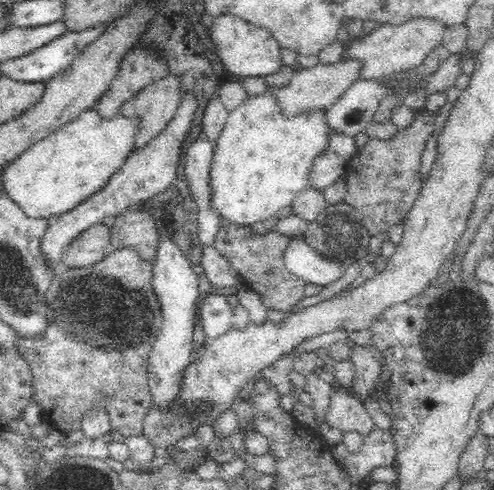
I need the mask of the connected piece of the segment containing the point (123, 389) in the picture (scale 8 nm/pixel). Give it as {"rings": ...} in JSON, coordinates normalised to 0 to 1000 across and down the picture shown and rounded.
{"rings":[[[267,500],[225,508],[202,535],[184,543],[121,549],[99,584],[95,608],[97,688],[85,696],[43,690],[36,714],[61,745],[71,792],[67,816],[85,831],[85,855],[99,857],[113,876],[134,886],[164,873],[162,853],[190,816],[233,808],[223,833],[225,876],[253,894],[285,888],[308,837],[298,735],[330,665],[326,618],[310,584],[310,531],[291,529]]]}

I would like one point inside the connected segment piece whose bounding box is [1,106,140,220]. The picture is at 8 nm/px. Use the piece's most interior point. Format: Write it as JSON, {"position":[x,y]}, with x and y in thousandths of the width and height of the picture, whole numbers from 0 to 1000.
{"position":[107,359]}

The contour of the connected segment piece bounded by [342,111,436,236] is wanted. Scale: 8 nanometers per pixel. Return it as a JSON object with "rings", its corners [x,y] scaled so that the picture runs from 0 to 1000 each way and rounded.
{"rings":[[[856,227],[842,229],[842,245],[830,261],[808,265],[798,282],[771,284],[745,280],[745,286],[727,302],[729,310],[717,327],[700,335],[698,371],[702,394],[694,412],[706,416],[725,437],[725,449],[745,469],[751,482],[769,480],[796,457],[816,449],[830,429],[834,414],[848,402],[856,373],[850,365],[850,318],[858,306],[864,286],[877,271],[877,257],[883,237],[870,237]]]}

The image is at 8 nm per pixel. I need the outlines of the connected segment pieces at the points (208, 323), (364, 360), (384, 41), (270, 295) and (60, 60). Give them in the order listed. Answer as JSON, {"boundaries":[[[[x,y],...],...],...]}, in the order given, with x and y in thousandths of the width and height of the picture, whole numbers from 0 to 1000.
{"boundaries":[[[[441,592],[433,596],[415,596],[417,608],[409,612],[409,627],[405,629],[405,649],[411,657],[413,676],[419,694],[433,694],[449,682],[457,682],[462,673],[470,671],[468,645],[472,641],[474,610]]],[[[704,700],[706,735],[719,751],[719,769],[704,790],[725,812],[741,816],[759,782],[773,769],[773,745],[757,729],[753,708]]],[[[838,35],[808,47],[771,49],[759,63],[739,71],[733,86],[721,86],[713,98],[696,106],[696,116],[733,120],[731,161],[755,165],[765,155],[789,155],[818,147],[830,137],[850,131],[866,110],[897,84],[907,47],[899,39],[879,35]]],[[[455,447],[449,469],[441,473],[429,500],[482,551],[490,573],[522,598],[530,622],[540,633],[555,631],[579,639],[615,608],[619,582],[607,567],[585,559],[573,539],[569,510],[583,488],[583,482],[553,471],[528,480],[498,459]]],[[[204,47],[202,51],[156,63],[142,61],[134,69],[103,82],[97,90],[67,102],[63,108],[4,127],[4,145],[8,153],[24,155],[30,163],[40,163],[43,167],[97,167],[113,151],[130,147],[146,131],[148,118],[162,110],[164,102],[188,78],[194,78],[213,53],[215,47]]]]}

